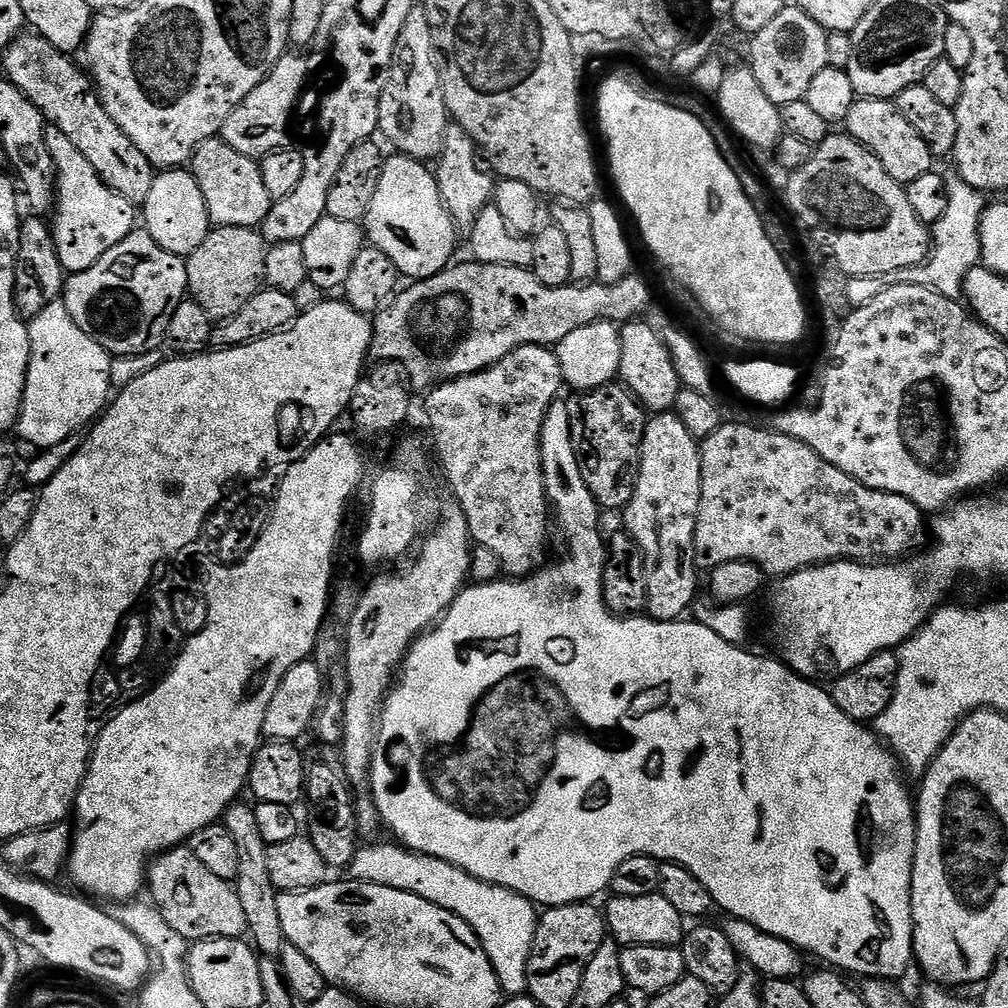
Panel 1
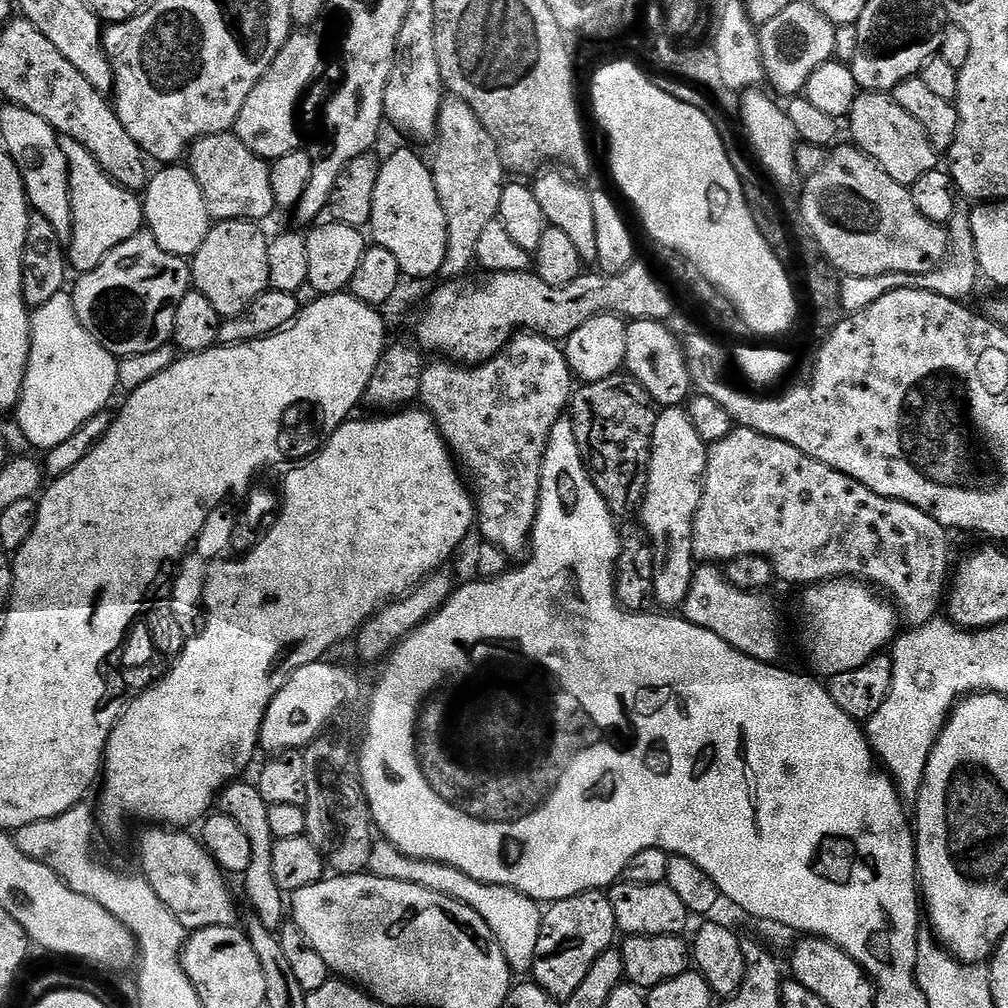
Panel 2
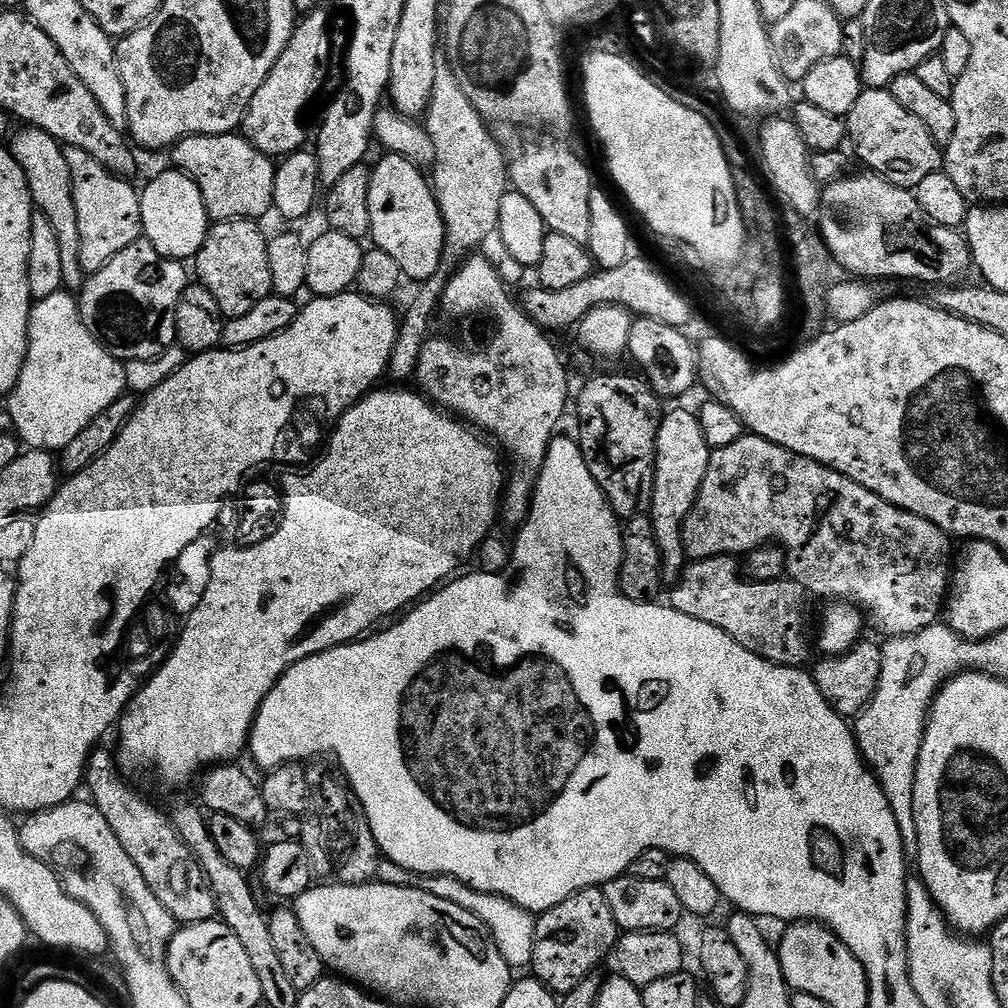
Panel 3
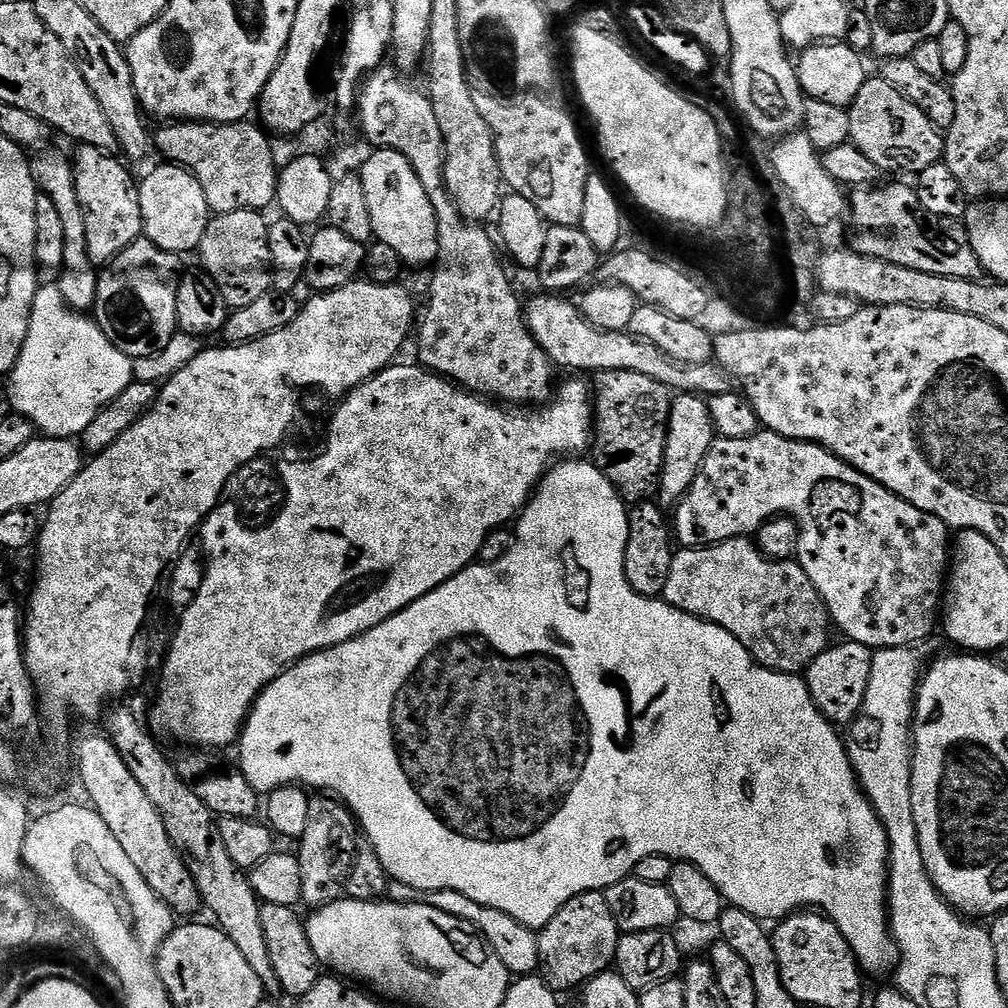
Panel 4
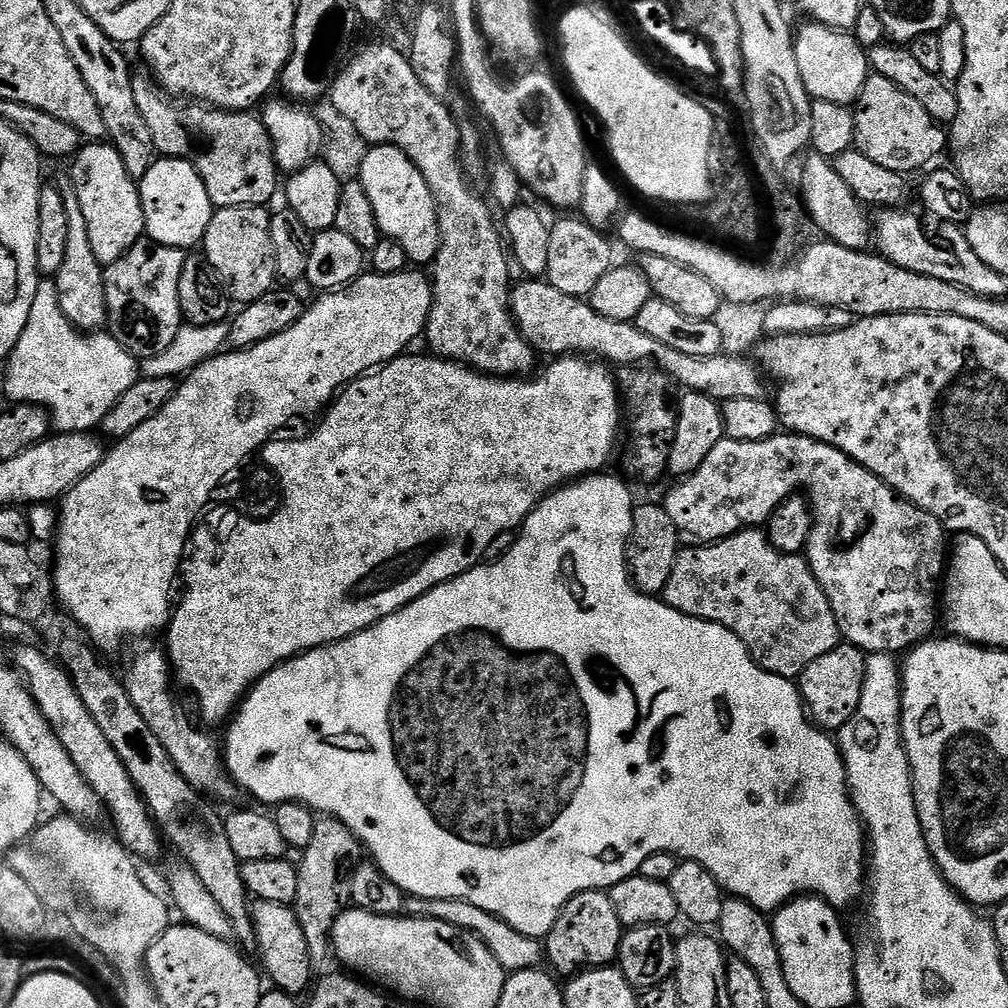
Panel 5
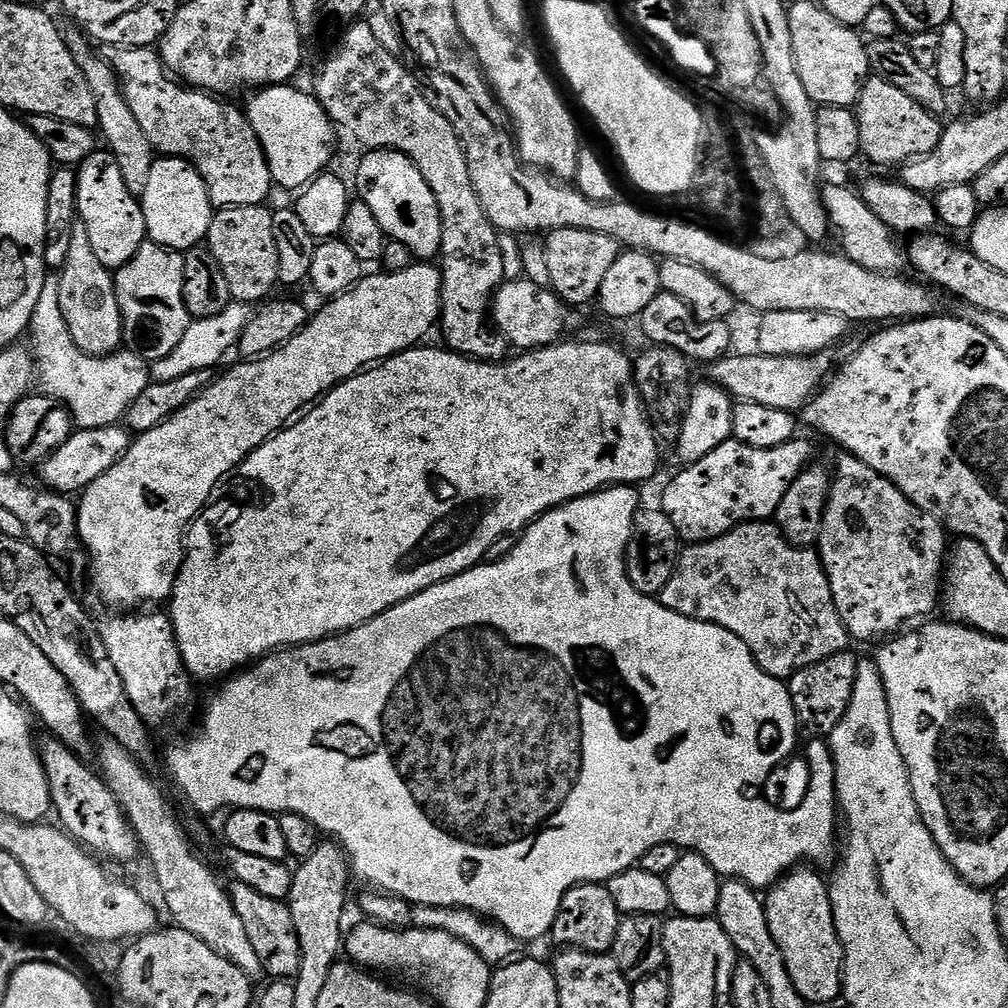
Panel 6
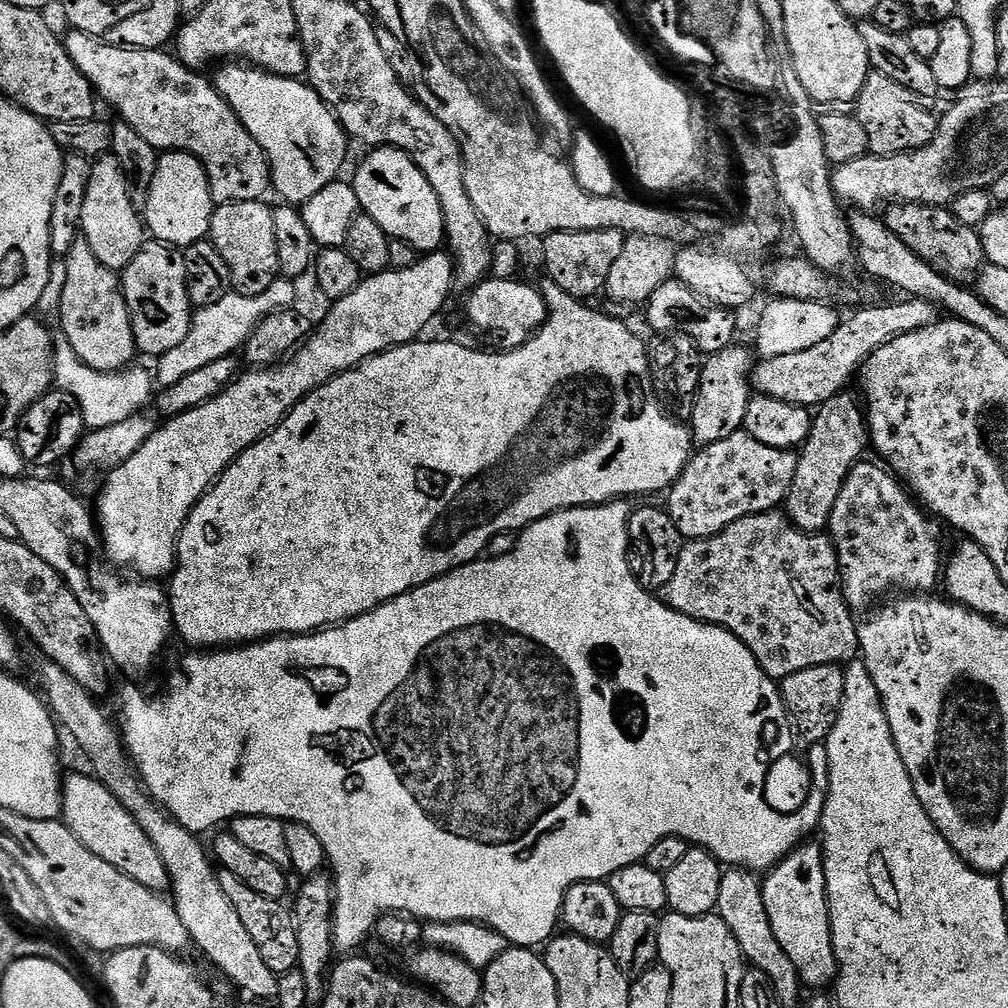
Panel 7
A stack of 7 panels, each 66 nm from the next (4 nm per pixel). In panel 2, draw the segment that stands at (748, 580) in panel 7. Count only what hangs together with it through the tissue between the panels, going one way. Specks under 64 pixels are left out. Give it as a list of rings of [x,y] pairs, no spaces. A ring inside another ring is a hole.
[[[712,562],[697,567],[682,605],[683,619],[702,630],[718,634],[734,650],[763,664],[776,664],[784,648],[780,612],[764,592],[747,592],[729,582],[725,569]]]

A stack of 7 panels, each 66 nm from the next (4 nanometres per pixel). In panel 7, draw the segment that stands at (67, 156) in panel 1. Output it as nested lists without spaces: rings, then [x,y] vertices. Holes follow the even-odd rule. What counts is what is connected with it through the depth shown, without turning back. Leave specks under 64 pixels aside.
[[[109,154],[99,157],[92,165],[90,186],[86,188],[86,203],[82,206],[80,231],[83,240],[90,242],[94,258],[117,274],[123,273],[124,268],[130,266],[130,262],[134,262],[134,258],[145,247],[146,224],[134,202],[130,202],[128,176],[116,156]]]

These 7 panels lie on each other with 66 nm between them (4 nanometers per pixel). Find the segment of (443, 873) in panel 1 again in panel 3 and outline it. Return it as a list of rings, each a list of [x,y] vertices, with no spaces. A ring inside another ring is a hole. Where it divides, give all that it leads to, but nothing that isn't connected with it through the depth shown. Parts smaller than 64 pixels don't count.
[[[438,876],[423,881],[422,887],[425,892],[434,894],[446,902],[452,902],[454,906],[460,906],[470,914],[474,914],[481,922],[488,927],[488,932],[495,940],[502,958],[506,958],[508,967],[513,970],[519,968],[527,969],[532,963],[532,951],[538,939],[538,924],[533,913],[525,911],[524,908],[511,904],[501,896],[490,896],[484,892],[476,892],[467,888],[460,880],[452,876]]]

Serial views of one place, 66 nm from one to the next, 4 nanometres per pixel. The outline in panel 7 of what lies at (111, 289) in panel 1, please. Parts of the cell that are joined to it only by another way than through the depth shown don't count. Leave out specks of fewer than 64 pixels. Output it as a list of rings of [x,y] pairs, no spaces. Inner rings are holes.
[[[159,242],[149,243],[137,254],[134,262],[130,262],[130,266],[124,268],[122,287],[126,306],[130,310],[136,350],[141,357],[159,358],[170,354],[170,350],[182,346],[194,315],[188,297],[188,279],[183,251],[169,251]]]

